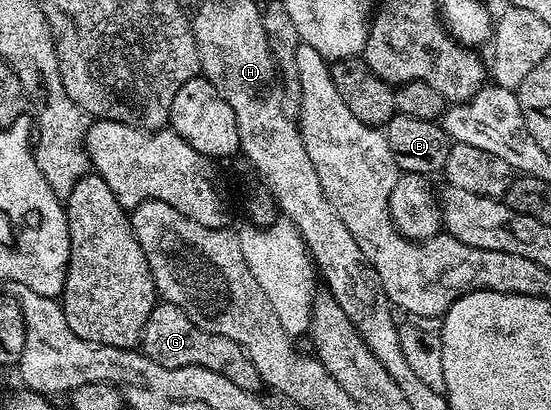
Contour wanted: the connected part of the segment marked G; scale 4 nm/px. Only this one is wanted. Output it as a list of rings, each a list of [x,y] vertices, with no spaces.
[[[158,303],[154,306],[150,311],[150,319],[146,319],[146,327],[142,327],[139,348],[144,356],[162,367],[177,369],[197,365],[221,373],[230,379],[230,383],[249,391],[259,390],[262,385],[258,371],[240,346],[222,335],[207,333],[205,329],[198,328],[176,305]]]

